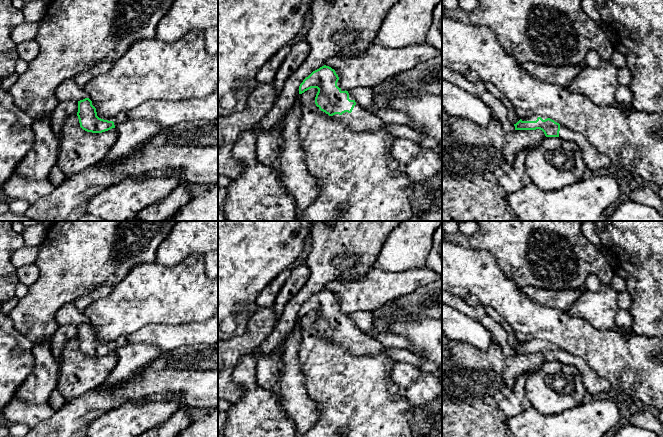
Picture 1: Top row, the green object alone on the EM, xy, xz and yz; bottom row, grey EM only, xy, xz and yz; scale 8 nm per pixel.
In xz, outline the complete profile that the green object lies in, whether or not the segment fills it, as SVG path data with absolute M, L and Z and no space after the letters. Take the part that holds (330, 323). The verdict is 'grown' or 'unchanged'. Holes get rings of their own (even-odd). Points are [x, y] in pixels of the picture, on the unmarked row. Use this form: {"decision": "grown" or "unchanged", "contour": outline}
{"decision": "grown", "contour": "M322 290L306 301L299 310L299 318L317 312L316 330L351 354L364 356L380 352L384 346L378 340L359 330L352 319L341 311L335 294Z"}

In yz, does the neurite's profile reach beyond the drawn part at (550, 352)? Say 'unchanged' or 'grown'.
grown

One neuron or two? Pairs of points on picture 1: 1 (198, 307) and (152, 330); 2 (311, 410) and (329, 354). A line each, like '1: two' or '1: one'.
1: two
2: two

